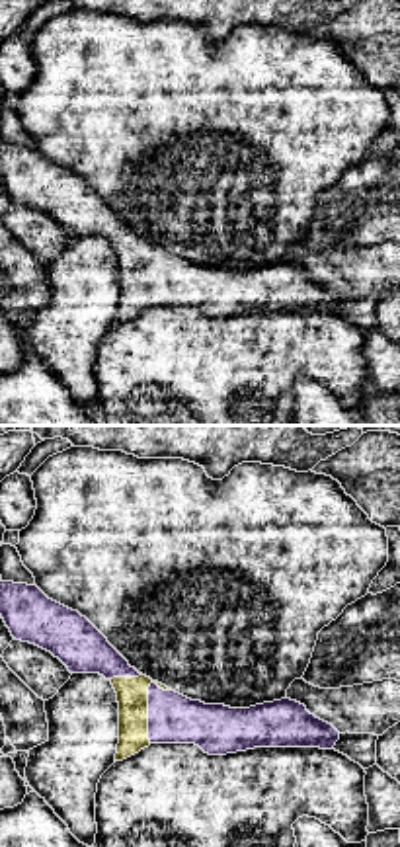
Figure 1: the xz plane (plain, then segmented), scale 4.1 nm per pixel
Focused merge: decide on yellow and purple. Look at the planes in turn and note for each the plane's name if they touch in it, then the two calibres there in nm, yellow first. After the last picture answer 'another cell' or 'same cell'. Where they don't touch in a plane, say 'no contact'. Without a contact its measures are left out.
meets yellow in xz; 130 nm thick on the yellow side, 200 nm on the other

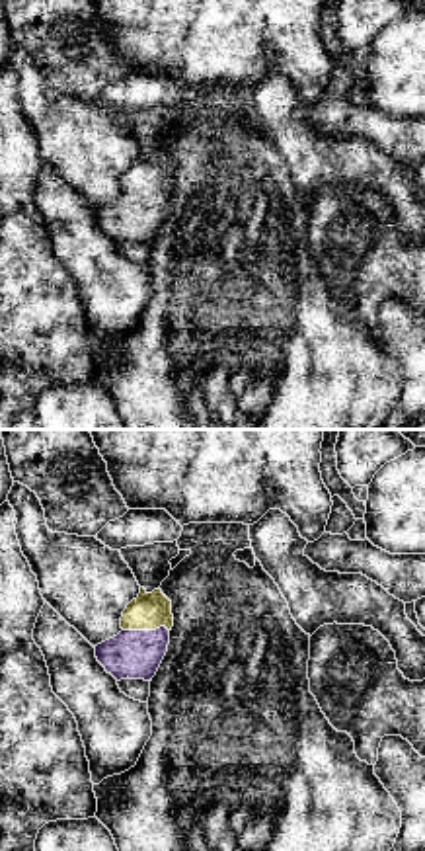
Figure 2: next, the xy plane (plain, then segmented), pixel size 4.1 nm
meets yellow in xy; 160 nm thick on the yellow side, 200 nm on the other

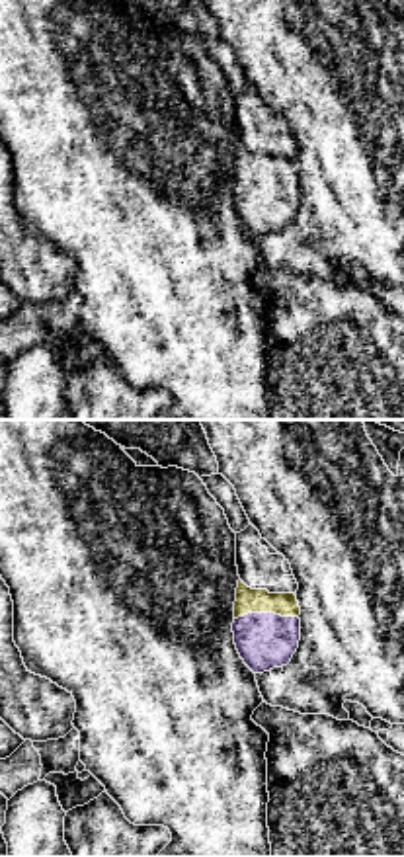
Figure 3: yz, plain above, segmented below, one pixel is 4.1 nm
meets yellow in yz; 100 nm thick on the yellow side, 240 nm on the other

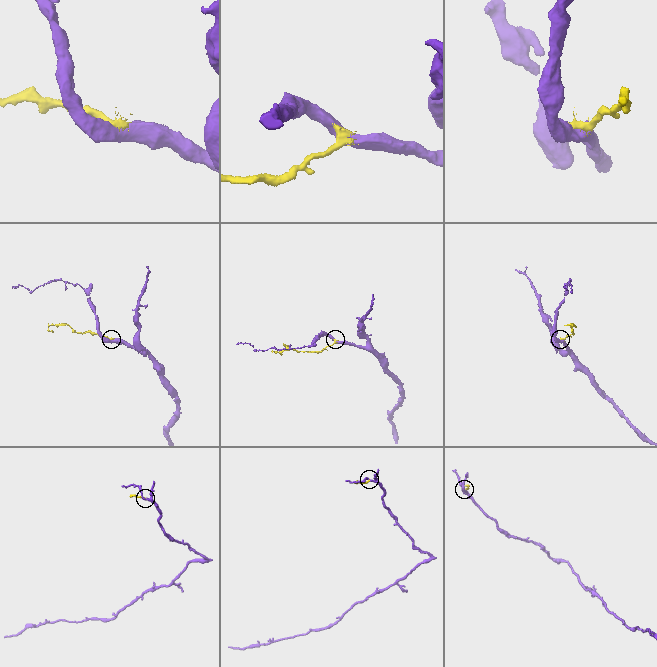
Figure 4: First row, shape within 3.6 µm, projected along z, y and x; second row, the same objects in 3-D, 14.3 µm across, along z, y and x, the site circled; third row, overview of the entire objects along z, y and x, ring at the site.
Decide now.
same cell

